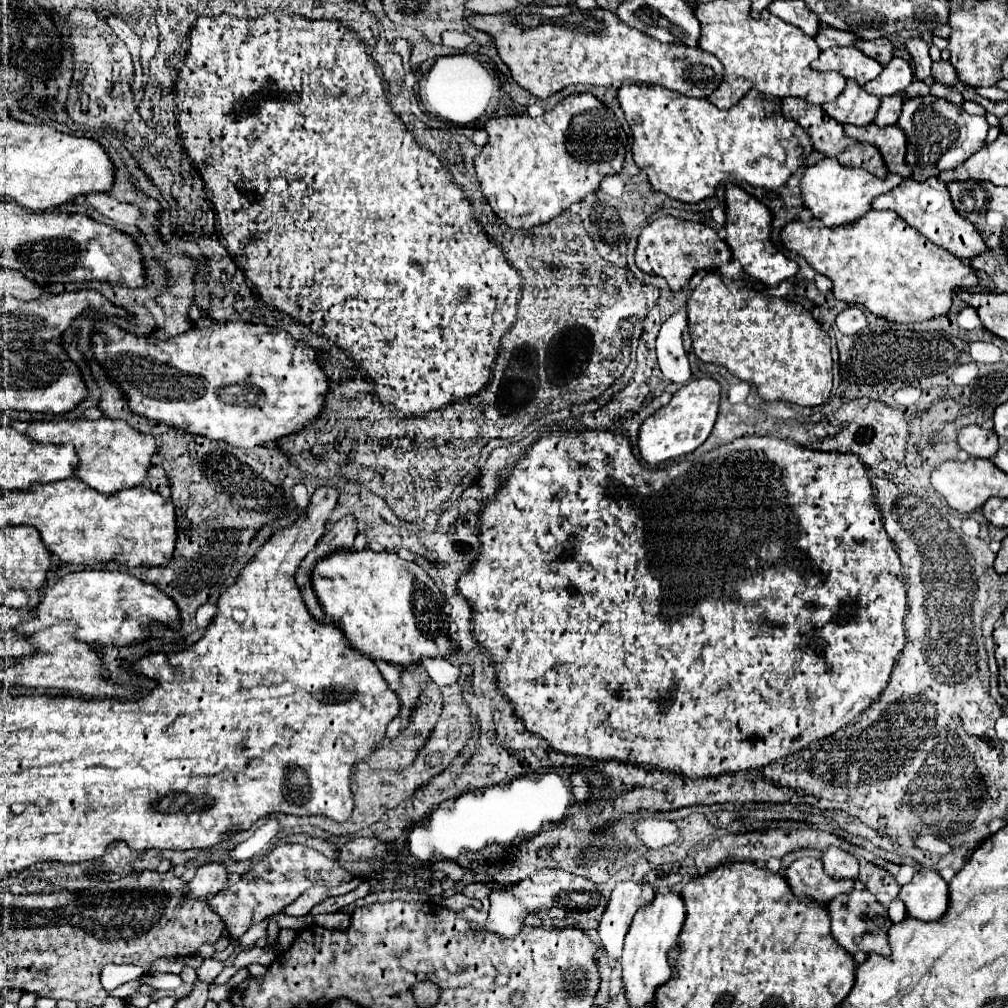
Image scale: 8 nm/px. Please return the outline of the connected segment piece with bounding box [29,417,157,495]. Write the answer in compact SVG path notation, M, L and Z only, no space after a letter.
M59 419L59 421L39 421L31 425L33 431L29 437L39 443L71 443L79 455L79 467L75 469L75 477L85 481L89 487L99 493L113 495L115 491L127 487L141 487L145 483L147 471L151 467L151 457L155 455L155 439L151 435L143 435L135 431L125 421L115 419Z

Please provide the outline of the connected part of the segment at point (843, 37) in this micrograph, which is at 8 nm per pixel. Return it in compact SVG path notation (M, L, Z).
M819 27L815 41L821 49L827 49L827 47L833 47L833 45L853 45L857 41L857 37L851 35L851 33L845 33L845 31L831 29L831 27Z

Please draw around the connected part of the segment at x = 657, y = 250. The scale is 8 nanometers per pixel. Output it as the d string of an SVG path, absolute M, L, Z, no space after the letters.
M661 217L651 221L637 237L635 261L645 273L655 273L667 279L673 291L679 291L695 273L731 261L727 243L705 223L683 221L677 217Z

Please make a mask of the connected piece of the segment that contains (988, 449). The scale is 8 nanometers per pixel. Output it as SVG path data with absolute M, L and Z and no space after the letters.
M967 425L957 435L957 445L967 451L971 457L987 457L991 459L999 449L999 439L995 431L981 429L979 425Z

